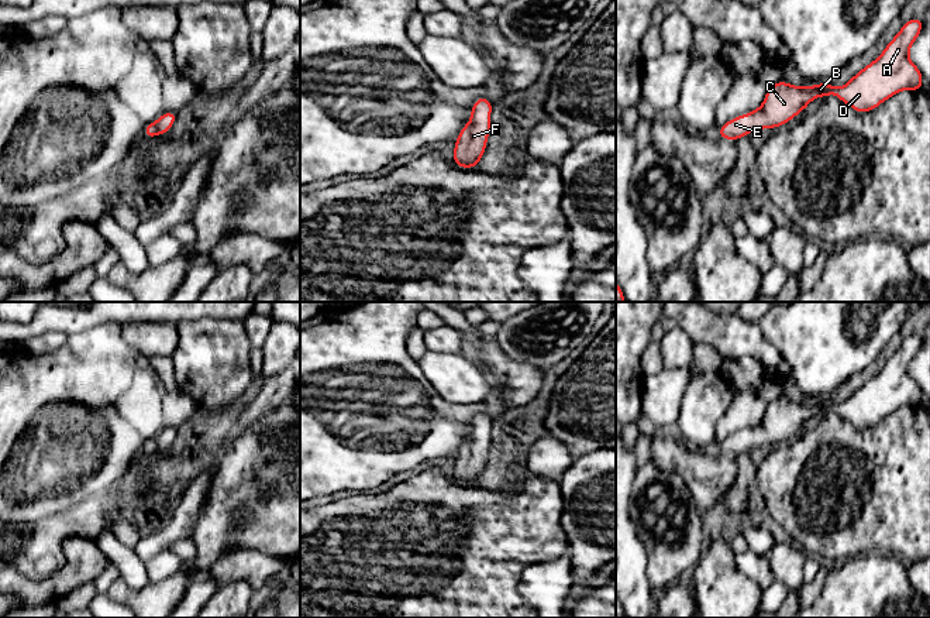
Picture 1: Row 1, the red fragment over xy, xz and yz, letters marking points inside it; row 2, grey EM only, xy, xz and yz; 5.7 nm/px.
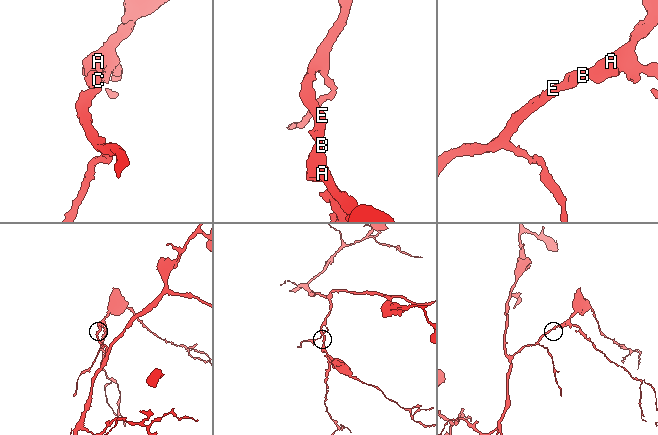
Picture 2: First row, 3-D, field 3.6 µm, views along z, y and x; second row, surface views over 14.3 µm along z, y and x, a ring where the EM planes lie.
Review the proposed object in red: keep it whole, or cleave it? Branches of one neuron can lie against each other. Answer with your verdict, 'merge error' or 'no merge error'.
no merge error

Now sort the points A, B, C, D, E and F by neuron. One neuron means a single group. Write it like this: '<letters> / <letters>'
A B C D E F

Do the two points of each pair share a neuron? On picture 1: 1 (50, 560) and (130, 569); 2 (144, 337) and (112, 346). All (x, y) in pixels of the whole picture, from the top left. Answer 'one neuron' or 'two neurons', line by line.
1: two neurons
2: two neurons

